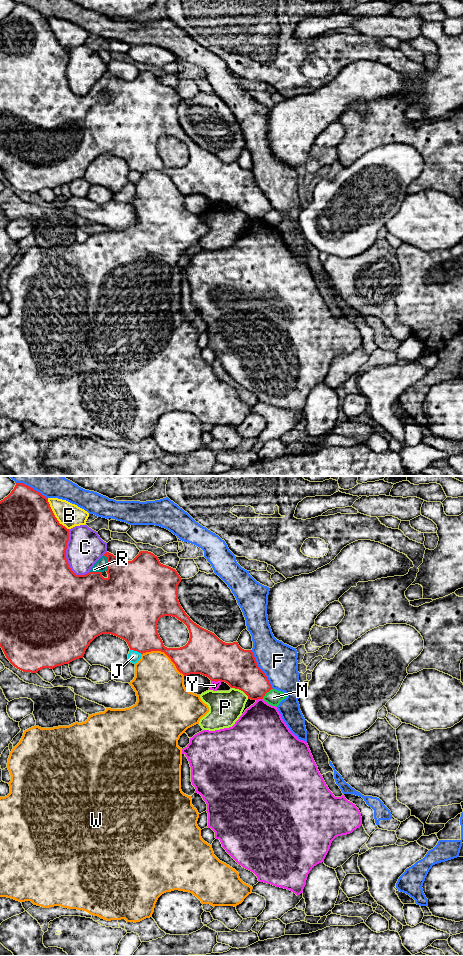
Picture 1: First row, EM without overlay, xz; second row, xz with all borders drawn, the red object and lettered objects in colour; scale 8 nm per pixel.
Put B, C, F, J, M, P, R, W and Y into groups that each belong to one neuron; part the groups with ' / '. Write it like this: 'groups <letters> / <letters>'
groups B / C / F / J / M / P / R / W Y

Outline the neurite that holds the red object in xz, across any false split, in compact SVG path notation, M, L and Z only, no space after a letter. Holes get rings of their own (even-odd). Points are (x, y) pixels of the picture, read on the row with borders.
M16 483L11 493L0 501L0 647L2 648L6 658L17 669L23 672L37 673L43 668L53 669L57 666L69 664L70 662L83 658L86 649L90 643L102 634L111 634L125 640L130 650L137 651L141 654L151 651L164 652L175 664L177 670L184 676L190 674L201 674L208 677L211 681L221 681L227 683L231 688L243 691L248 699L263 699L265 694L272 688L265 673L258 667L252 650L242 649L238 642L225 643L220 640L214 633L200 627L194 623L185 613L178 600L178 585L181 577L177 571L169 566L160 563L157 556L148 551L140 551L132 561L125 561L117 558L113 554L106 552L91 568L90 572L85 575L76 575L69 567L66 559L67 543L69 541L69 529L59 523L55 517L48 498L43 496L33 488L23 484ZM172 616L183 622L190 633L188 643L180 648L167 648L164 646L157 630L157 624L161 617Z

